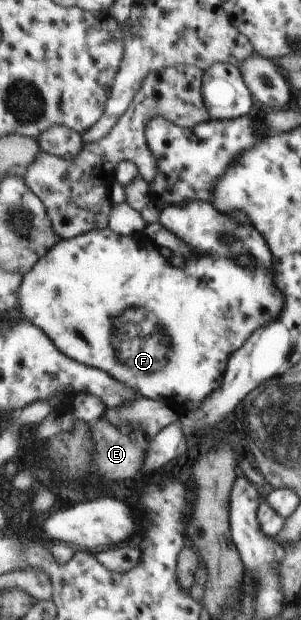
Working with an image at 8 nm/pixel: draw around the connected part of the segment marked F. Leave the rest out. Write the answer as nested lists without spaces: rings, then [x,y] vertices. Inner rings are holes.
[[[206,201],[169,205],[163,209],[160,222],[194,249],[196,257],[190,260],[188,258],[185,259],[184,267],[171,265],[167,258],[161,255],[159,247],[144,233],[122,236],[109,228],[93,230],[76,238],[59,240],[59,243],[46,256],[43,256],[27,275],[24,275],[22,289],[20,290],[21,312],[31,323],[39,325],[58,349],[67,355],[68,358],[106,371],[110,376],[137,390],[139,397],[165,400],[169,405],[173,404],[181,410],[187,407],[193,409],[198,407],[201,402],[204,402],[222,384],[222,380],[225,378],[225,369],[228,367],[233,353],[237,352],[257,329],[267,325],[268,322],[279,317],[280,313],[283,313],[284,295],[280,294],[278,287],[272,280],[274,273],[272,272],[272,253],[269,245],[267,245],[265,238],[253,226],[236,224],[230,217],[216,210],[211,205],[211,202]],[[242,253],[249,254],[252,257],[254,265],[251,268],[241,267],[236,262],[236,257]]]

